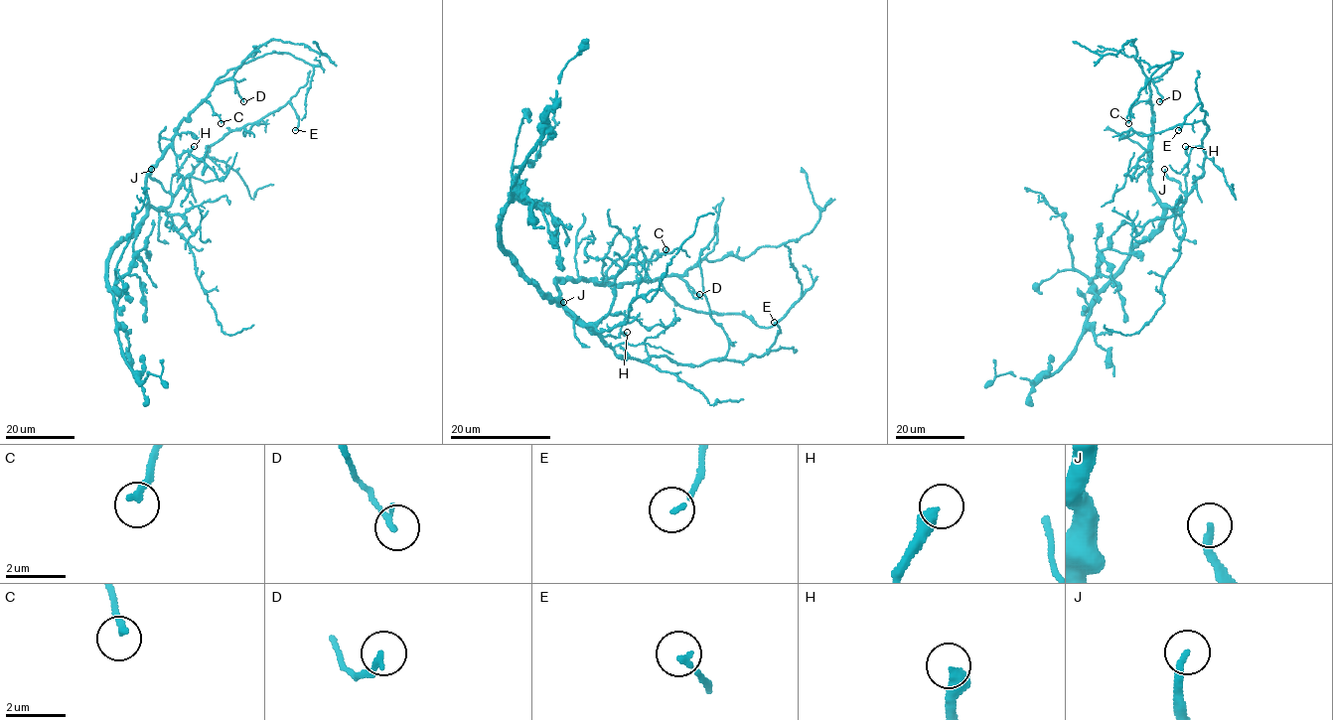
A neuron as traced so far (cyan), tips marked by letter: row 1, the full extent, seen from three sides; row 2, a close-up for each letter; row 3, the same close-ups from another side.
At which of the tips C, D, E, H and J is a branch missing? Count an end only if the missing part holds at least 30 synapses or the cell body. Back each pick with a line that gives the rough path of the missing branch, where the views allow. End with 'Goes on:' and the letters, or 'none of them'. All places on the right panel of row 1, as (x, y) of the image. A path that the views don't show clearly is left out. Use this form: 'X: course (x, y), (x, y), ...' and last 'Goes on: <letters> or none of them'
J: course (1164, 169), (1164, 159), (1158, 150), (1155, 105), (1163, 95), (1165, 55), (1178, 27), (1190, 14)
Goes on: J

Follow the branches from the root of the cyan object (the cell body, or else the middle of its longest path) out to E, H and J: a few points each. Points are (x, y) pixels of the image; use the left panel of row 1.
E: (146, 191), (152, 207), (166, 209), (181, 183), (212, 145), (289, 102), (298, 117), (295, 130)
H: (146, 191), (152, 207), (166, 209), (171, 202), (171, 178), (194, 146)
J: (146, 191), (152, 207), (166, 209), (171, 202), (171, 196), (162, 184), (150, 176), (151, 169)

